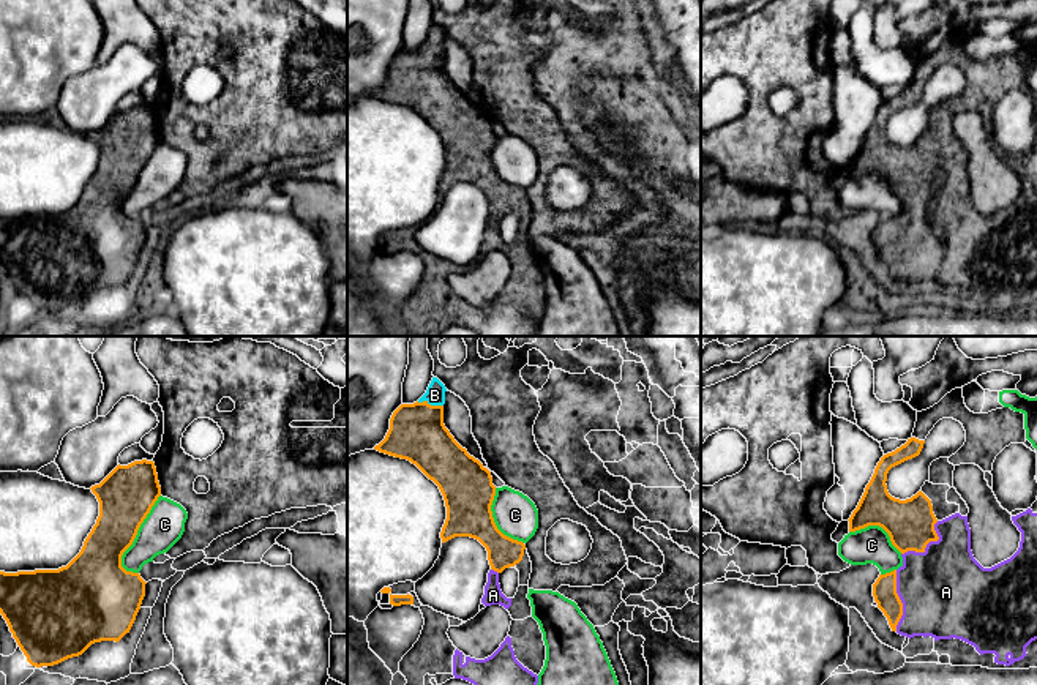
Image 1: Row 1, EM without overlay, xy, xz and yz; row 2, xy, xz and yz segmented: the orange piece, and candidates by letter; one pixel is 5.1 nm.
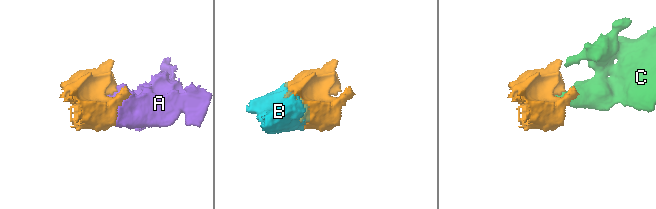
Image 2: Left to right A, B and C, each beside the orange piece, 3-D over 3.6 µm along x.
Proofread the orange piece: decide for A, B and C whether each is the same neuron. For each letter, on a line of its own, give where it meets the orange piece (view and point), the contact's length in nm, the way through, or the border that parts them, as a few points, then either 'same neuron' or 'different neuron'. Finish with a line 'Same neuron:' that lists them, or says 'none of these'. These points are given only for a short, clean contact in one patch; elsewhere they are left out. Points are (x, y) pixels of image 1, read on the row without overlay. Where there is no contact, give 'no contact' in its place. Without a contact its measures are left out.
A: contact yz (900, 247); length 320 nm; same neuron
B: contact xz (430, 51); length 140 nm; same neuron
C: contact xy (136, 180); length 440 nm; different neuron
Same neuron: A, B

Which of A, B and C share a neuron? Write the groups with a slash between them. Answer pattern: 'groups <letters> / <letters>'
groups A B / C

